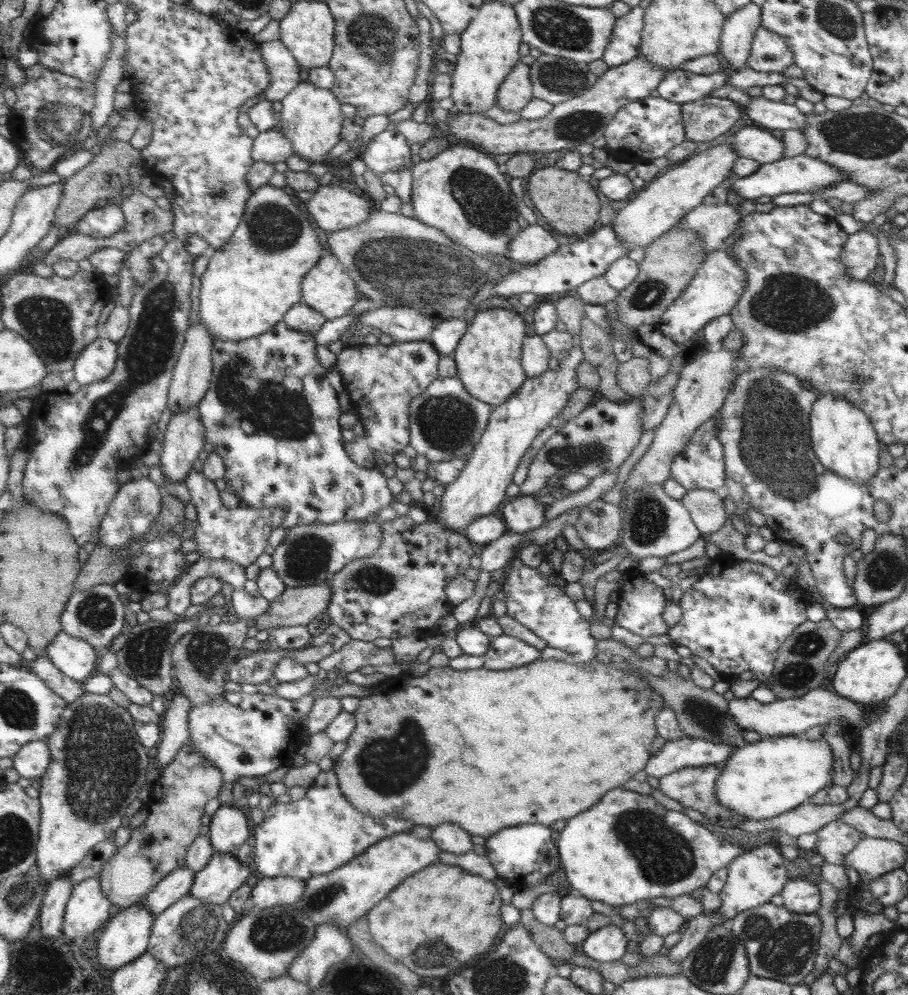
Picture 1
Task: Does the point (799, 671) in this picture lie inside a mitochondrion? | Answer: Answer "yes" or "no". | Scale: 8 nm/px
yes

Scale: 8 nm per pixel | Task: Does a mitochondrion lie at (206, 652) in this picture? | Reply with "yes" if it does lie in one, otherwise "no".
yes

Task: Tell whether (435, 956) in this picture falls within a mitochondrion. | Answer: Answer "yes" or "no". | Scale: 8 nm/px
yes

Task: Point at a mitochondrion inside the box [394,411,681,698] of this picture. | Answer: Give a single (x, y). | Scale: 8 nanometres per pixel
(648, 522)

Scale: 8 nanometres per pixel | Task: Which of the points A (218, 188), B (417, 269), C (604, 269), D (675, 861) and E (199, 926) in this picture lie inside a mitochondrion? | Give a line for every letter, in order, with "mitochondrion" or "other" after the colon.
A: mitochondrion
B: mitochondrion
C: other
D: mitochondrion
E: mitochondrion

